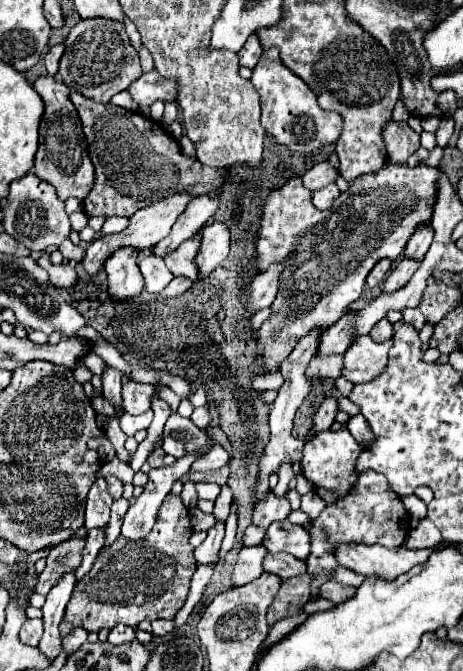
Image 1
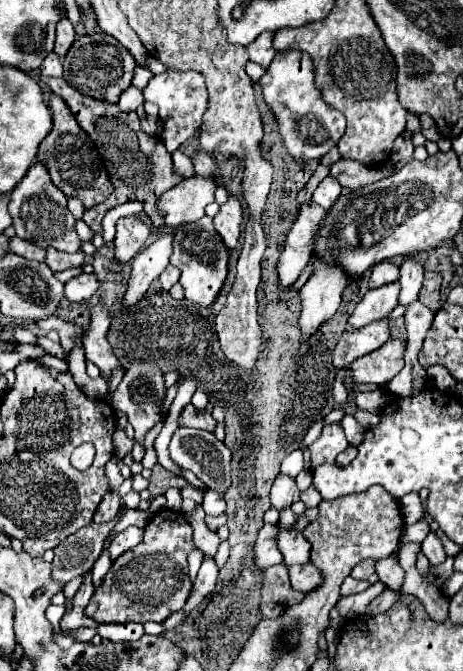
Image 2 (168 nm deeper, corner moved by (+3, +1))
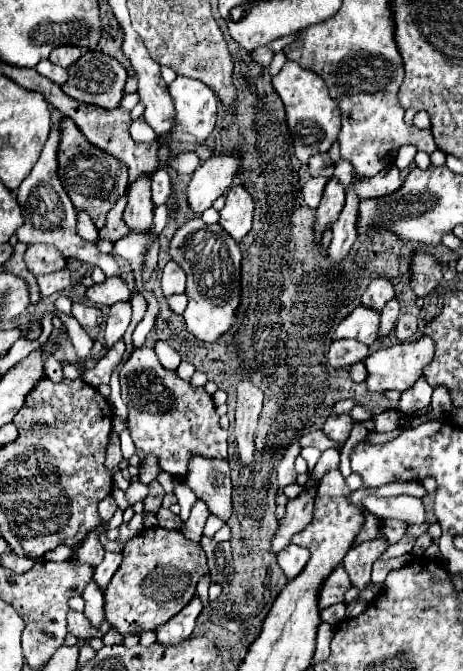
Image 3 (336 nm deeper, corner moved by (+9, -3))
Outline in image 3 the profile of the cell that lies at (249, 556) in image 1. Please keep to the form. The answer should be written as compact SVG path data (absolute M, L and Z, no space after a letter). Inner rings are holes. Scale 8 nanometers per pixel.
M309 480L309 484L307 484L309 486L307 494L295 498L295 500L289 500L285 518L279 520L277 532L271 538L271 552L273 554L277 554L285 546L289 546L293 534L305 530L305 526L311 522L311 518L313 518L313 496L315 496L311 484L313 484L313 480Z

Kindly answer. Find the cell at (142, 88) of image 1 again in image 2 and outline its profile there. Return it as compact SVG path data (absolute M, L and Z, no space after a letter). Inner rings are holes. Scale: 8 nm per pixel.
M167 70L157 74L149 80L147 88L143 90L145 100L159 106L159 118L163 120L163 132L160 137L167 148L167 152L175 152L183 142L193 138L203 124L203 114L209 106L209 94L205 88L205 78L199 72L177 72Z

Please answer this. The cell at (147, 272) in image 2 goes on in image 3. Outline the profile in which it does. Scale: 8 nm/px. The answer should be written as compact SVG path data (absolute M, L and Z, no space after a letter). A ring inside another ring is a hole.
M117 302L109 310L107 326L105 326L105 344L111 348L117 340L123 338L127 326L131 322L131 302Z

